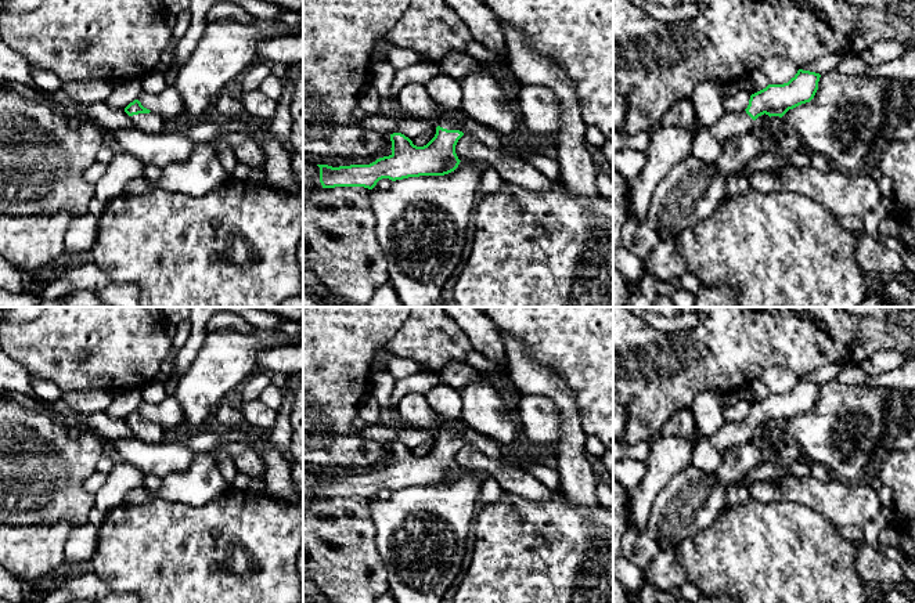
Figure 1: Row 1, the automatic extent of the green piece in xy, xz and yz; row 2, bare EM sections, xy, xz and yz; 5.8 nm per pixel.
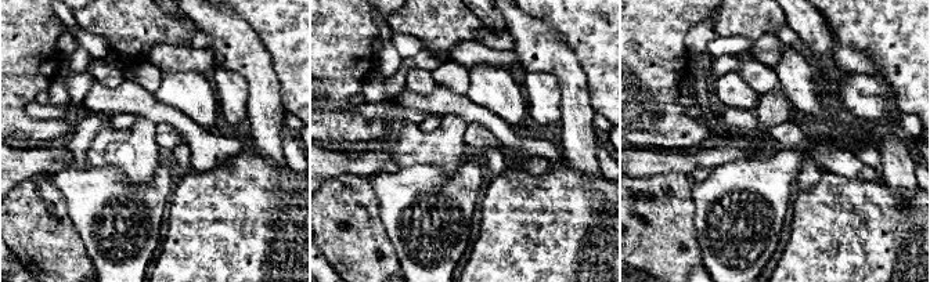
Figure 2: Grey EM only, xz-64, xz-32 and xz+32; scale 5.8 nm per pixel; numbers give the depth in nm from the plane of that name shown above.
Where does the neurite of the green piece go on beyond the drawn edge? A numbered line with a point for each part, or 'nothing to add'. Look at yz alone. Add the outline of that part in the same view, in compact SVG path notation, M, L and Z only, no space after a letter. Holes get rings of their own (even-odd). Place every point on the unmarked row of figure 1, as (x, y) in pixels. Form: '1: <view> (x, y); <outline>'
1: yz (730, 434); M741 420L725 422L717 432L712 434L709 443L723 454L730 448L753 440L754 430L746 423L746 420Z

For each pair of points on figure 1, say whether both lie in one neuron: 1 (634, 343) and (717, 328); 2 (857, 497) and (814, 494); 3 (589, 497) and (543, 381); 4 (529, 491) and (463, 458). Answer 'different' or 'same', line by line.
1: same
2: same
3: same
4: same

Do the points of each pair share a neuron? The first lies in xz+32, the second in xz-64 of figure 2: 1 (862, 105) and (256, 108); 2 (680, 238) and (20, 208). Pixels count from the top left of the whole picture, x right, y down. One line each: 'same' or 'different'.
1: different
2: same

